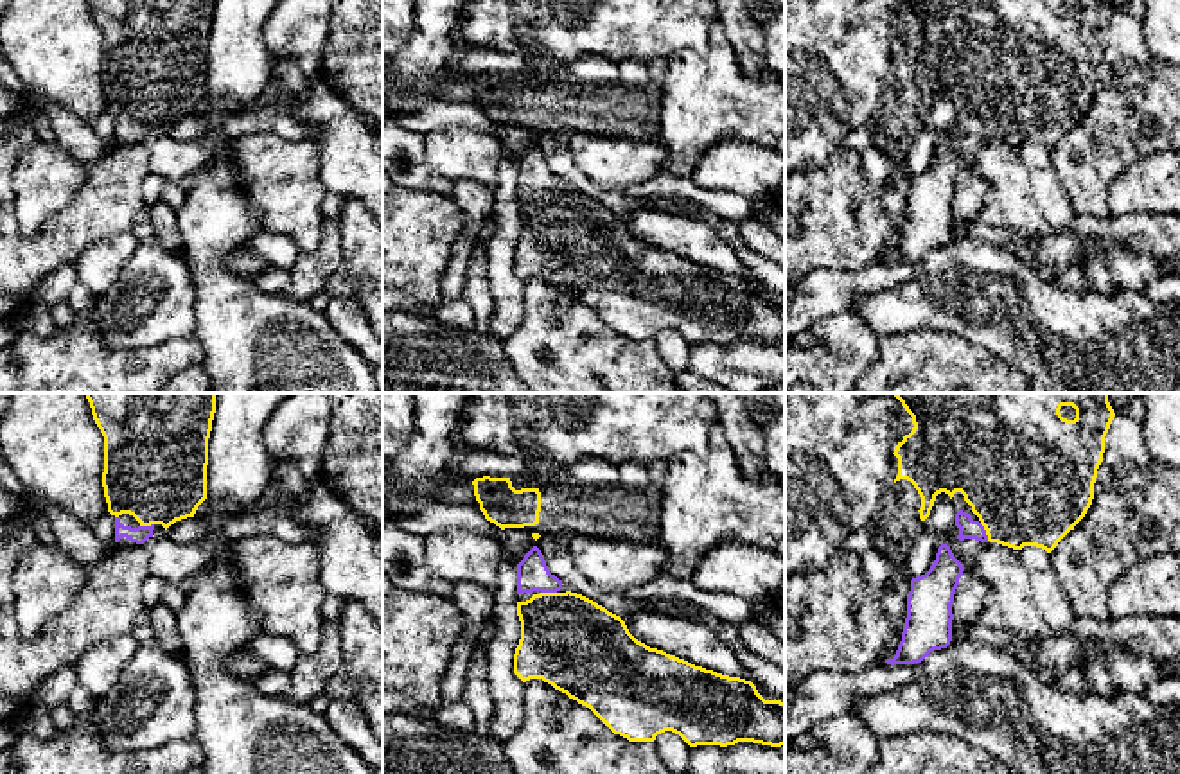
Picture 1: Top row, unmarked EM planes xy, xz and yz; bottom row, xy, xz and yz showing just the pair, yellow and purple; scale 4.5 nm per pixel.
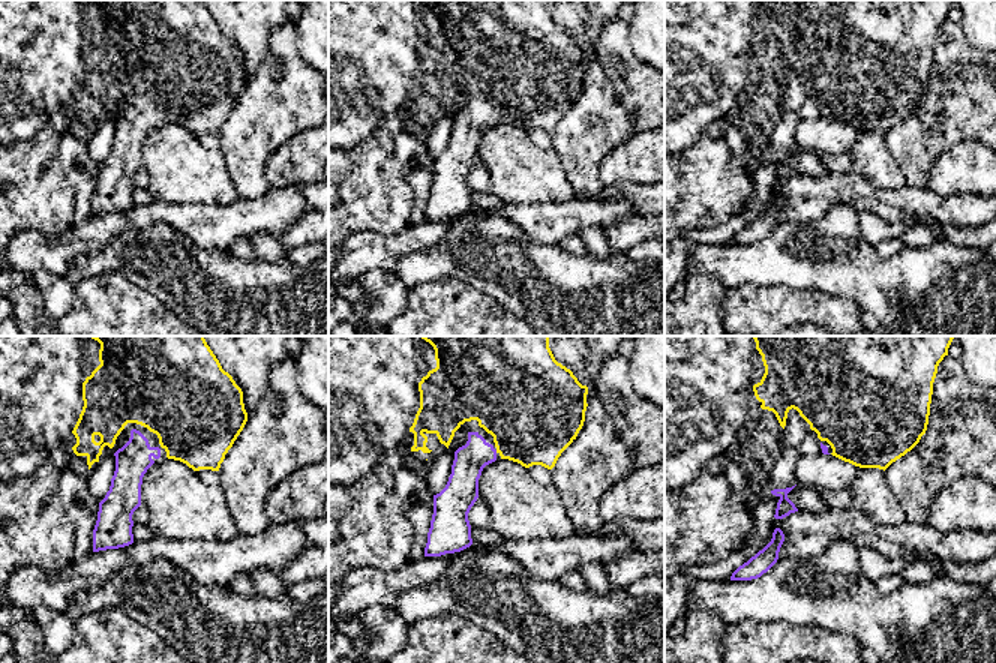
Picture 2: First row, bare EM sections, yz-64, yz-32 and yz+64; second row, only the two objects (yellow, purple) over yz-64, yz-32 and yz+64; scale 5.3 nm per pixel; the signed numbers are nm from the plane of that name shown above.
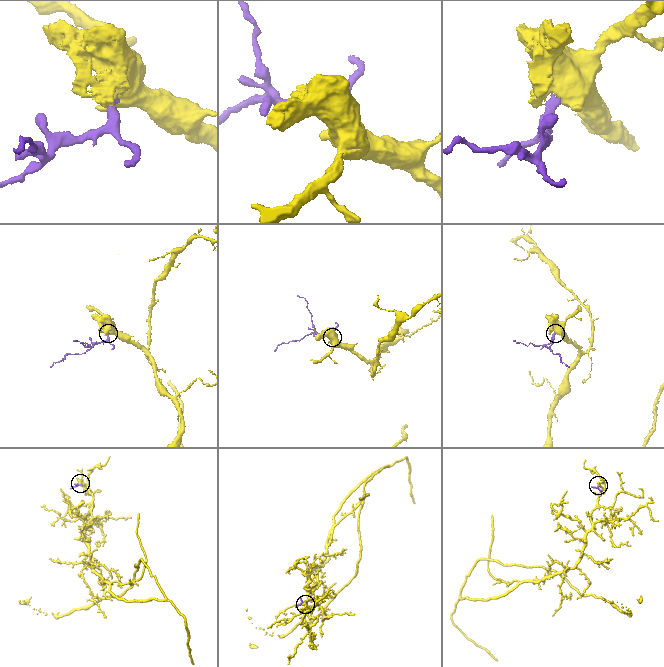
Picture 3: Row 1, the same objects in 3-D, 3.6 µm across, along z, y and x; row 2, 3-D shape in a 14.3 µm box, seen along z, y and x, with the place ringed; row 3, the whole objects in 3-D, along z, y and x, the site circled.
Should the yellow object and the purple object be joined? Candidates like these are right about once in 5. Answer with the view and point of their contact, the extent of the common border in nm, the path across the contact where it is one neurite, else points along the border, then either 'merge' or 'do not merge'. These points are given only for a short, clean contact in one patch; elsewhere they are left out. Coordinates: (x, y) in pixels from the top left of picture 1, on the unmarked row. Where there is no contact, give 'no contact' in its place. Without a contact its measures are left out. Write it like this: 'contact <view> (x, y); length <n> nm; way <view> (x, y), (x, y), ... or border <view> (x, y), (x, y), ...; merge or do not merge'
contact yz (986, 130); length 100 nm; way yz (1024, 88), (986, 130), (968, 126); merge

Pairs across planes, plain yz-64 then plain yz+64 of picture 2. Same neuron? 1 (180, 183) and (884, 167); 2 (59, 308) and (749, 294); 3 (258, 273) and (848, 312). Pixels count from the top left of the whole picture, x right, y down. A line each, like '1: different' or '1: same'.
1: same
2: different
3: different

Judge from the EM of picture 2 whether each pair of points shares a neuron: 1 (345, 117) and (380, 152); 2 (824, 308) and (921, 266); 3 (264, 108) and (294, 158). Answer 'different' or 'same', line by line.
1: different
2: different
3: different

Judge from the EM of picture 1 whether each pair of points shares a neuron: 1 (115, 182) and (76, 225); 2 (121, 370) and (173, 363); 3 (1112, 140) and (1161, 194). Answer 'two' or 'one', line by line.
1: one
2: one
3: two

